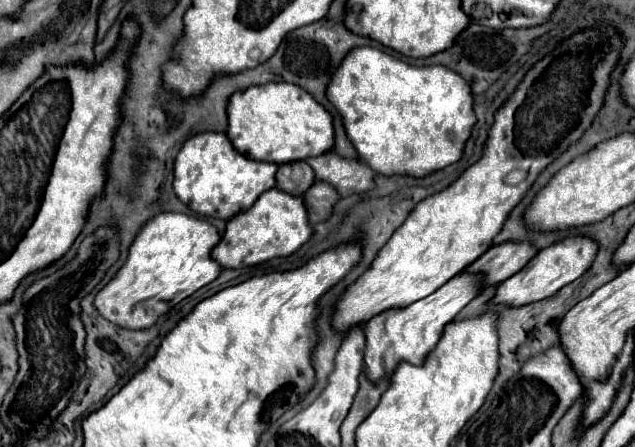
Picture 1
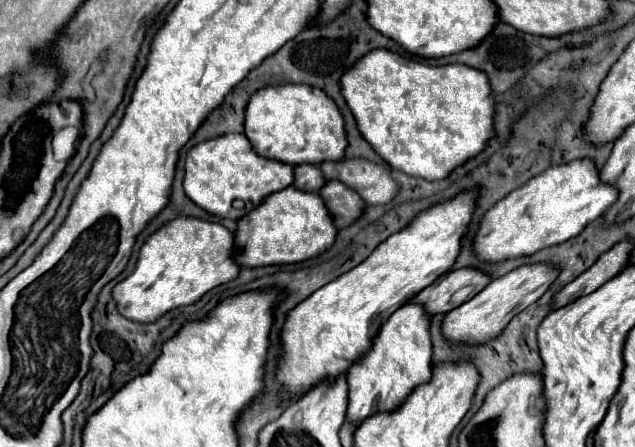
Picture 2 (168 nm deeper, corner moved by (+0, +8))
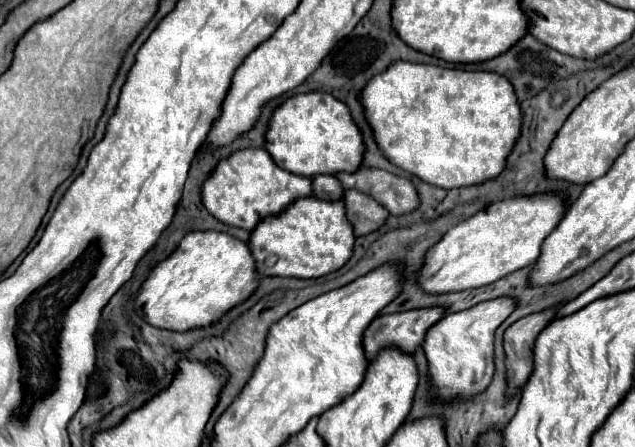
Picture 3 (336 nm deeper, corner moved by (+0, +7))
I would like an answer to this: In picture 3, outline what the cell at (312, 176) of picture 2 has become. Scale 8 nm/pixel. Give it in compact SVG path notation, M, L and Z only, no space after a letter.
M317 175L311 181L313 181L313 195L317 199L327 199L327 201L343 199L345 189L337 181L337 177L333 177L333 175Z

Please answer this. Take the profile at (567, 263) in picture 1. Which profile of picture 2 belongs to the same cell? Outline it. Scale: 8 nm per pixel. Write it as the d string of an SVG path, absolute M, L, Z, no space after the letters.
M555 262L523 264L515 270L511 270L509 274L505 274L505 276L493 280L489 286L485 286L469 302L465 302L459 308L455 308L453 312L449 312L443 320L443 334L451 340L461 340L461 342L469 342L469 344L487 342L487 340L495 338L515 314L519 314L521 310L525 310L527 306L537 302L547 292L547 288L555 282L559 272L561 272L561 268Z

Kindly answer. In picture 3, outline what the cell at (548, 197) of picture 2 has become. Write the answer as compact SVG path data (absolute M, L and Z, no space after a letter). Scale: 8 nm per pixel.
M555 193L513 197L493 203L449 229L443 239L425 253L423 265L417 271L417 285L429 295L445 295L477 289L517 269L529 267L541 253L541 241L557 227L563 213L565 201Z

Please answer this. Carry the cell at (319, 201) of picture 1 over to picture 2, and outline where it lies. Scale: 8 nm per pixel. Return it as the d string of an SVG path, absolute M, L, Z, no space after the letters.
M329 180L325 182L325 186L319 190L319 196L323 198L333 224L337 228L345 228L349 226L363 210L363 200L361 196L357 196L351 188L347 188L345 184L337 182L337 180Z

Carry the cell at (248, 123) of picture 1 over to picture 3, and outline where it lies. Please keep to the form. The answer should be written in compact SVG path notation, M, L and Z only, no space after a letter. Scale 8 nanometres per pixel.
M301 93L287 99L283 105L279 105L269 121L269 131L265 135L265 149L271 153L273 161L281 165L281 169L289 173L297 173L303 177L315 177L315 175L337 175L341 171L355 173L363 163L365 143L361 137L361 131L357 129L357 123L353 121L349 107L341 101L337 101L329 93Z

